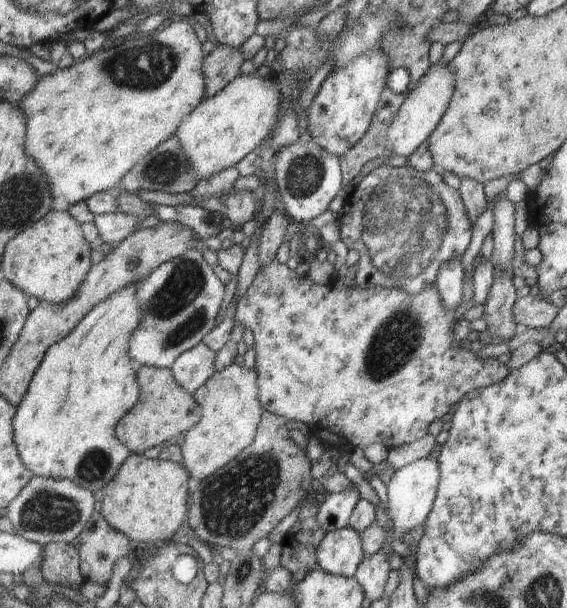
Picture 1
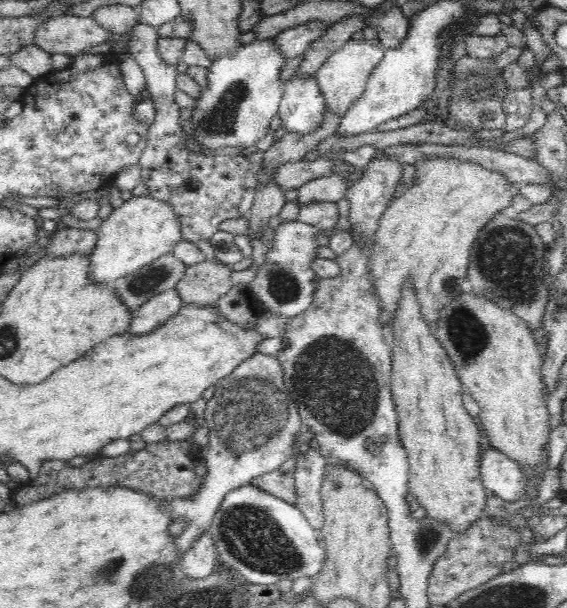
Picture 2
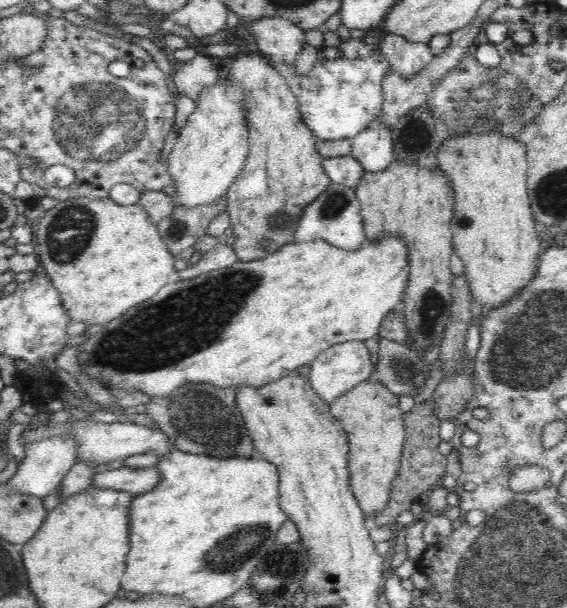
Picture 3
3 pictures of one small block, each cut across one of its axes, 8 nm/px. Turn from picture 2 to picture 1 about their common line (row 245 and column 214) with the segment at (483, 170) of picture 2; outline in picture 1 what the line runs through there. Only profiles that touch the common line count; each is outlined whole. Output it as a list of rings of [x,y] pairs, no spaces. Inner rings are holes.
[[[234,364],[215,371],[194,391],[193,398],[200,406],[200,422],[185,432],[181,445],[183,466],[188,470],[193,485],[199,485],[201,481],[214,476],[222,466],[252,444],[258,425],[266,414],[258,400],[257,380],[254,369]]]

